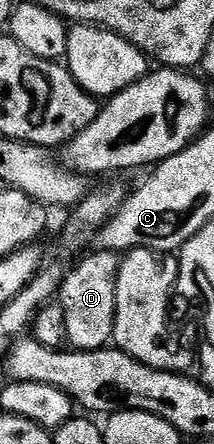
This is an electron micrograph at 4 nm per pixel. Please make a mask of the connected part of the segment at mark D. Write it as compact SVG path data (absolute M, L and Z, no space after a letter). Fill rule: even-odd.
M96 251L85 257L74 269L66 272L61 282L59 303L63 307L63 315L67 319L67 341L74 349L104 349L113 340L115 315L117 314L117 276L121 266L121 257L112 251Z

